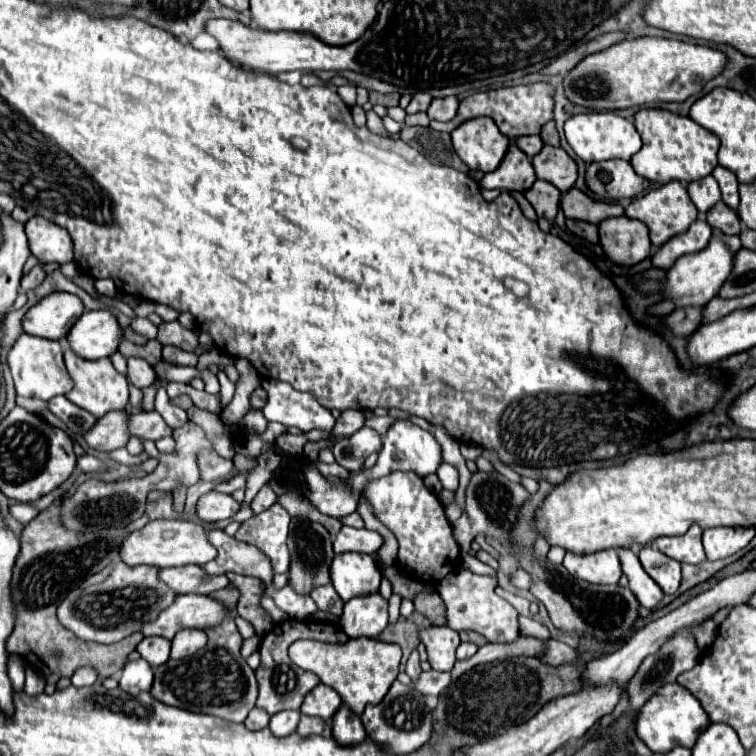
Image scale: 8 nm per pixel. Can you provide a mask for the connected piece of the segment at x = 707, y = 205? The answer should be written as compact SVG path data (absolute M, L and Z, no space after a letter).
M703 177L699 181L693 181L689 187L687 187L689 195L691 195L691 201L695 203L697 211L699 211L699 217L705 217L705 213L721 201L721 191L719 191L719 185L715 181L715 177Z

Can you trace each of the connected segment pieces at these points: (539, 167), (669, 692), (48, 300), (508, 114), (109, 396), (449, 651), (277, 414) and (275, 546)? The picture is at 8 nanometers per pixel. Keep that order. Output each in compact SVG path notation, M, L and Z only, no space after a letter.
M545 145L533 157L533 167L537 179L553 183L559 191L569 191L577 181L577 163L565 153L563 147Z
M679 683L663 685L651 701L647 701L635 717L635 731L639 739L653 751L653 753L669 753L673 747L693 747L699 733L703 733L709 725L709 715L705 709L697 703L697 699Z
M51 293L33 305L23 317L23 329L29 335L45 339L65 339L73 323L83 315L83 301L71 293Z
M531 83L531 85L517 85L517 87L501 87L501 89L493 89L493 91L483 91L483 93L475 93L469 95L460 101L459 112L455 119L447 121L447 123L439 123L439 121L431 121L433 130L439 132L451 133L459 123L473 119L473 117L481 117L487 115L491 117L499 131L509 137L511 141L515 141L517 137L523 135L537 135L541 131L541 127L553 119L553 95L555 95L555 87L549 83Z
M67 347L65 349L65 365L67 365L67 371L69 371L71 379L75 381L75 387L65 395L71 403L75 403L81 409L93 413L95 417L103 417L105 413L109 413L113 409L123 409L127 405L127 401L129 401L127 377L117 373L117 369L113 367L113 363L109 359L87 361L87 359L75 357L75 353Z
M421 627L419 639L427 647L429 663L435 671L449 671L456 663L456 649L459 645L459 634L449 627Z
M276 379L264 381L263 388L268 395L263 407L267 421L279 421L285 427L297 427L301 431L333 429L335 417L321 407L311 393L295 391L289 383Z
M271 505L267 511L253 515L241 523L235 539L259 547L269 559L275 573L289 571L289 549L287 549L287 531L291 515L279 505Z

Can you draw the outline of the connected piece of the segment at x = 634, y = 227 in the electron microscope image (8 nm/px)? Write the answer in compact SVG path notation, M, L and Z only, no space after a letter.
M609 217L599 223L599 243L617 265L637 265L649 257L651 241L647 225L629 217Z

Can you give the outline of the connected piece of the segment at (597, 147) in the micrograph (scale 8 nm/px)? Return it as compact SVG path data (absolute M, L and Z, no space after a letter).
M589 111L589 113L579 113L567 119L565 123L565 137L571 145L571 149L585 161L605 161L605 159L625 159L629 161L639 149L641 149L641 137L635 129L635 125L617 113L611 111Z

